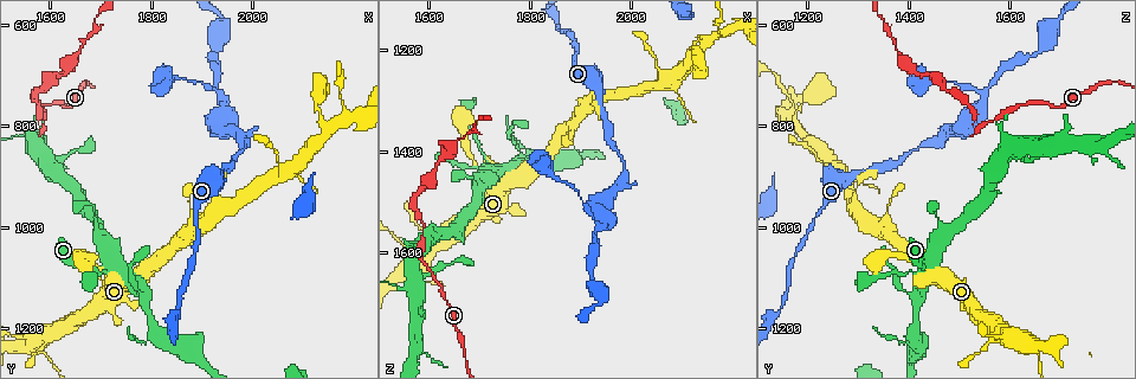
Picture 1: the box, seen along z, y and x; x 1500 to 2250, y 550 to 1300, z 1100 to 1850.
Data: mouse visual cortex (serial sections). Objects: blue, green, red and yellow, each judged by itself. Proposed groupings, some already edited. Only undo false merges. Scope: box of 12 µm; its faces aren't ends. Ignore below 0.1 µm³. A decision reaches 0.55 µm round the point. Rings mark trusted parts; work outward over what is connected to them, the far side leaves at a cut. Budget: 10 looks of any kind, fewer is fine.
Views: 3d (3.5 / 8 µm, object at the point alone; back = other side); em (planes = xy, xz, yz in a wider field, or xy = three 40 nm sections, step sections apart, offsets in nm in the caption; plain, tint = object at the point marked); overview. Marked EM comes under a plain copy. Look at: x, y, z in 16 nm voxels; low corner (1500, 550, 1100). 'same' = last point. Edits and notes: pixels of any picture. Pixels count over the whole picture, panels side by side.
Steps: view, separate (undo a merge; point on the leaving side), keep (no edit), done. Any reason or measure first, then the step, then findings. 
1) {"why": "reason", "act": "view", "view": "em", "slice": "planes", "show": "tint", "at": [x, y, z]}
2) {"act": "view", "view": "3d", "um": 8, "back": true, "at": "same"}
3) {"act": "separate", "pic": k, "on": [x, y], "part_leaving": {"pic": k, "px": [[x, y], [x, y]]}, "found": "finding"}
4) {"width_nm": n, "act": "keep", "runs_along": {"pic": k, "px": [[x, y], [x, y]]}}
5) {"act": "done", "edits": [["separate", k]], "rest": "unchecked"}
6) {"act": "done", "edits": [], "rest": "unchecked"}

{"act": "view", "view": "3d", "um": 3.5, "at": [1590, 795, 1555]}

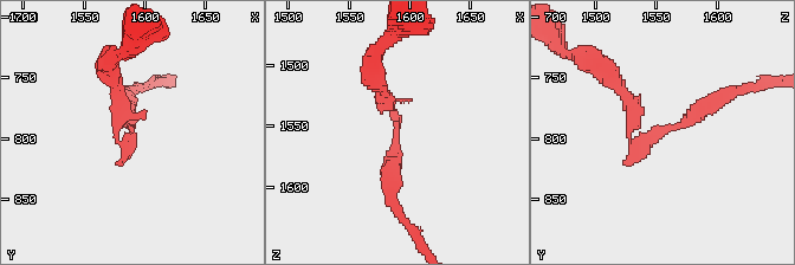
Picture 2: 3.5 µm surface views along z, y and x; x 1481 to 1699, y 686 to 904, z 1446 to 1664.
{"why": "shape alone is not enough", "act": "view", "view": "em", "slice": "xy", "step": 1, "show": "tint", "at": [1588, 796, 1550]}

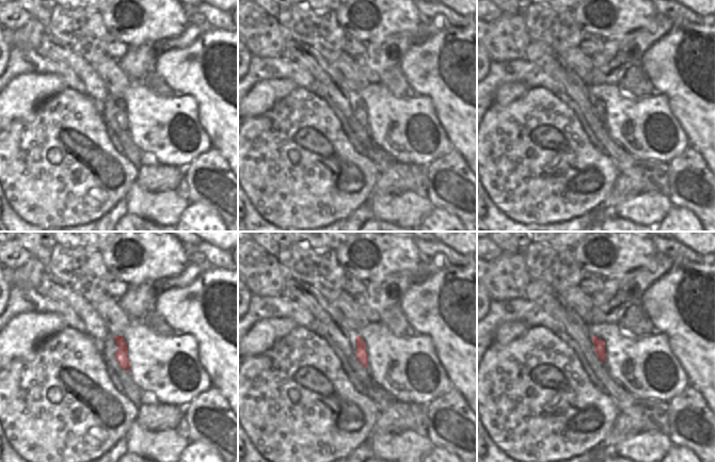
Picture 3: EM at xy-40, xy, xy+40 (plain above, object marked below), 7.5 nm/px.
{"act": "separate", "pic": 2, "on": [625, 95], "part_leaving": {"pic": 2, "px": [[637, 128], [603, 66], [563, 51]]}, "found": "two cells meet here"}

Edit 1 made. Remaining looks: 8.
{"why": "arms part here", "act": "view", "view": "3d", "um": 3.5, "at": [1930, 740, 1555]}

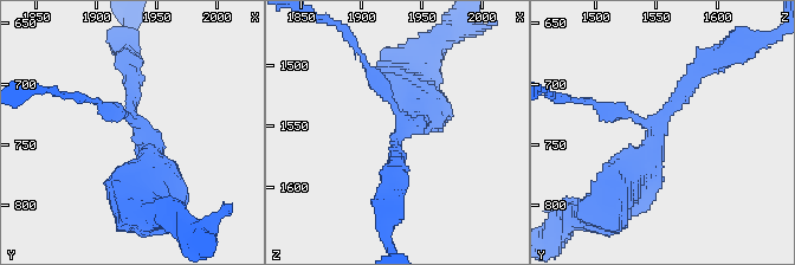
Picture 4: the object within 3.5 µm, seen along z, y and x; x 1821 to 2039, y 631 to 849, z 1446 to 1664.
{"arms": 3, "arm_widths_nm": [200, 200, 450], "act": "view", "view": "em", "slice": "xy", "step": 2, "show": "tint", "at": [1932, 736, 1552]}

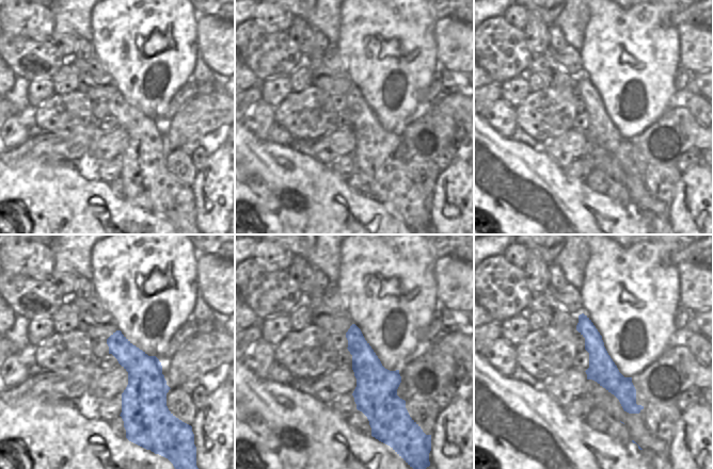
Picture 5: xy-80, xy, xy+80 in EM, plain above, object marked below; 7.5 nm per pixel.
{"width_nm": 260, "act": "keep", "runs_along": {"pic": 4, "px": [[618, 187], [703, 68]]}, "found": "all the same cell"}

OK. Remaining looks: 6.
{"why": "a narrow waist", "act": "view", "view": "3d", "um": 3.5, "at": [2170, 730, 1155]}

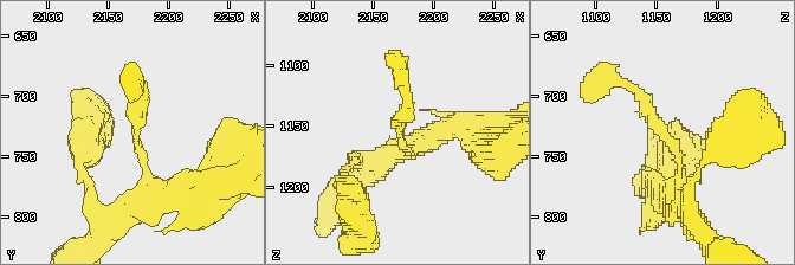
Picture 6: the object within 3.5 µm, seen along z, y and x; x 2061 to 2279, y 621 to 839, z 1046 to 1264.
{"act": "view", "view": "em", "slice": "xy", "step": 1, "show": "tint", "at": [2174, 732, 1152]}

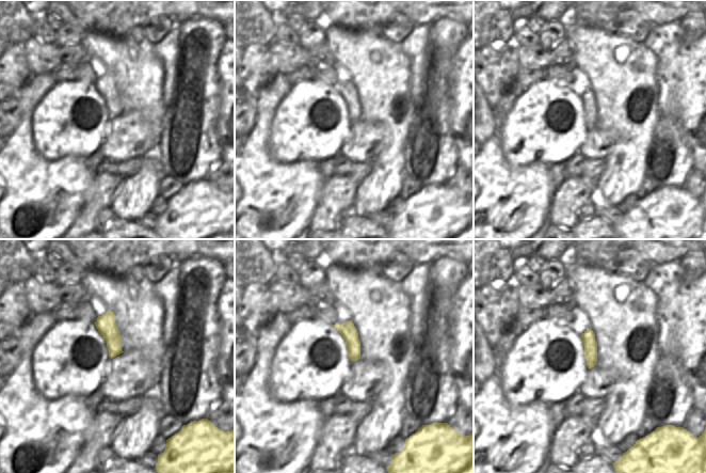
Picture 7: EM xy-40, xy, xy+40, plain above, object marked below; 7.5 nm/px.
{"act": "keep", "found": "all the same cell"}

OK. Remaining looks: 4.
{"why": "sudden change in width", "act": "view", "view": "3d", "um": 3.5, "back": true, "at": [1720, 1060, 1435]}

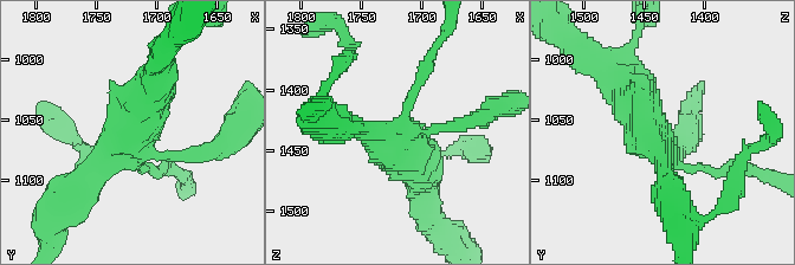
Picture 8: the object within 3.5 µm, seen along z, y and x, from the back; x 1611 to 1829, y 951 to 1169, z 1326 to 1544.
{"arms": 4, "arm_widths_nm": [150, 200, 250, 500], "act": "view", "view": "em", "slice": "xy", "step": 5, "show": "tint", "at": [1714, 1066, 1440]}

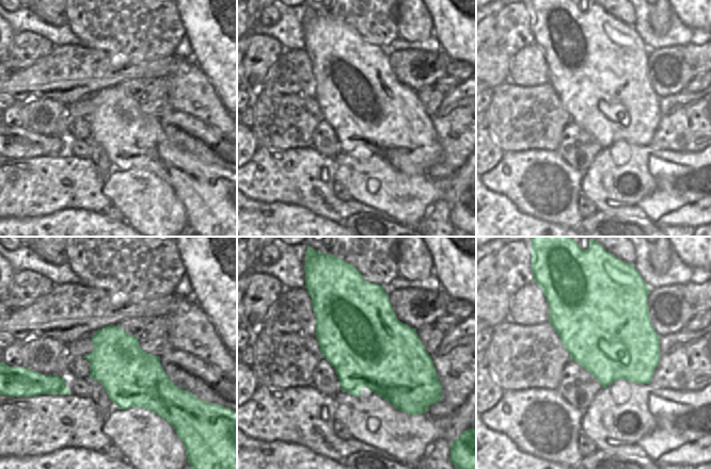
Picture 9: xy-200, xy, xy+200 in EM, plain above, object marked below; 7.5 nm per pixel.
{"act": "keep", "runs_along": {"pic": 8, "px": [[676, 148], [664, 155], [615, 76]]}, "found": "one cell here"}

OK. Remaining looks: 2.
{"act": "done", "edits": [["separate", 2]], "rest": "unchecked"}

